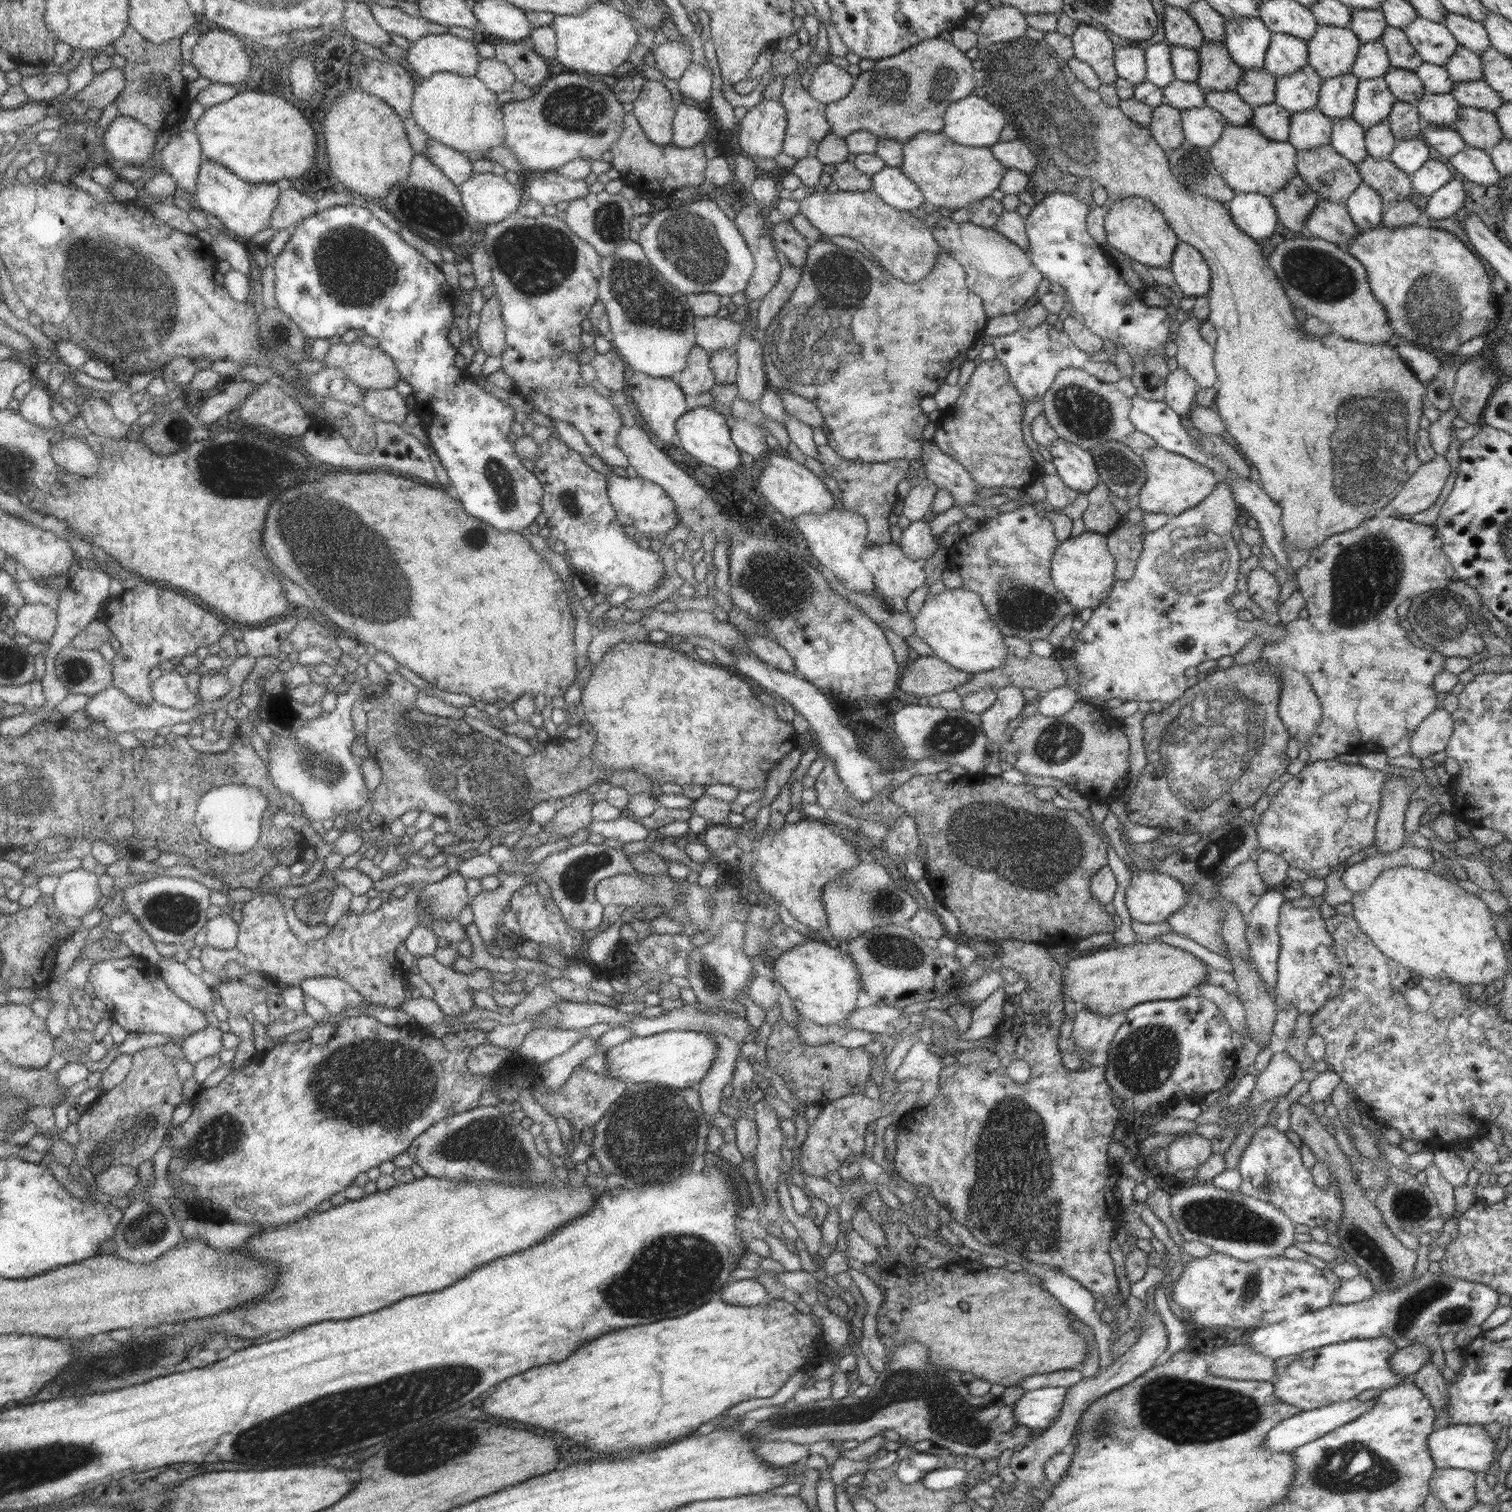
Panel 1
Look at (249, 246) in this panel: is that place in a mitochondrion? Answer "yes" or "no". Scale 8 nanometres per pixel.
no

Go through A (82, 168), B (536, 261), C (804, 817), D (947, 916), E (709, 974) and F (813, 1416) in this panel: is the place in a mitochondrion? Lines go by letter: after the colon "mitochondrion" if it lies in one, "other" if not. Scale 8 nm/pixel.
A: other
B: mitochondrion
C: other
D: other
E: mitochondrion
F: other

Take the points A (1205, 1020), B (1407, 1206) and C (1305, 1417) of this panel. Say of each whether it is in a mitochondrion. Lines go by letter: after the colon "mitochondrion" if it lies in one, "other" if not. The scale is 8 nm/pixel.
A: other
B: mitochondrion
C: other

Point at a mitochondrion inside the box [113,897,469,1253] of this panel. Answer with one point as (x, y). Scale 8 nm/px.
(336, 1087)

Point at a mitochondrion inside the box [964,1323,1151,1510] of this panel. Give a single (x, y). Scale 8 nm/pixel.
(1103, 1426)

